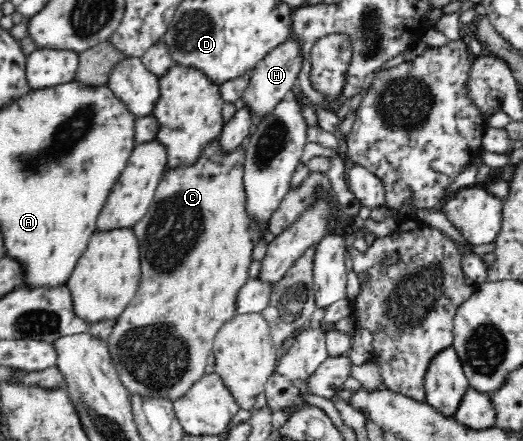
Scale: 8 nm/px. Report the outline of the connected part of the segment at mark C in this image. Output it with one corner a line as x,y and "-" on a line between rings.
220,135
211,138
206,146
202,147
202,154
193,163
189,165
176,165
175,167
167,167
160,184
155,190
154,198
148,207
144,218
140,222
134,224
133,229
140,243
140,262
142,276
140,284
137,286
134,298
128,303
128,306
119,314
114,322
112,332
108,336
107,345
110,351
117,375
122,384
129,392
142,395
152,395
152,397
167,398
172,402
174,399
186,394
186,391
204,375
206,368
206,358
210,352
213,352
213,342
218,330
226,322
229,321
236,312
236,302
238,300
238,292
242,286
250,278
250,266
252,264
252,250
258,246
258,242
262,242
264,238
264,229
260,225
261,220
253,218
249,214
248,205
246,205
246,189
244,189
244,164
246,162
246,148
248,148
248,138
244,139
236,148
231,151
224,151
222,143
220,143

